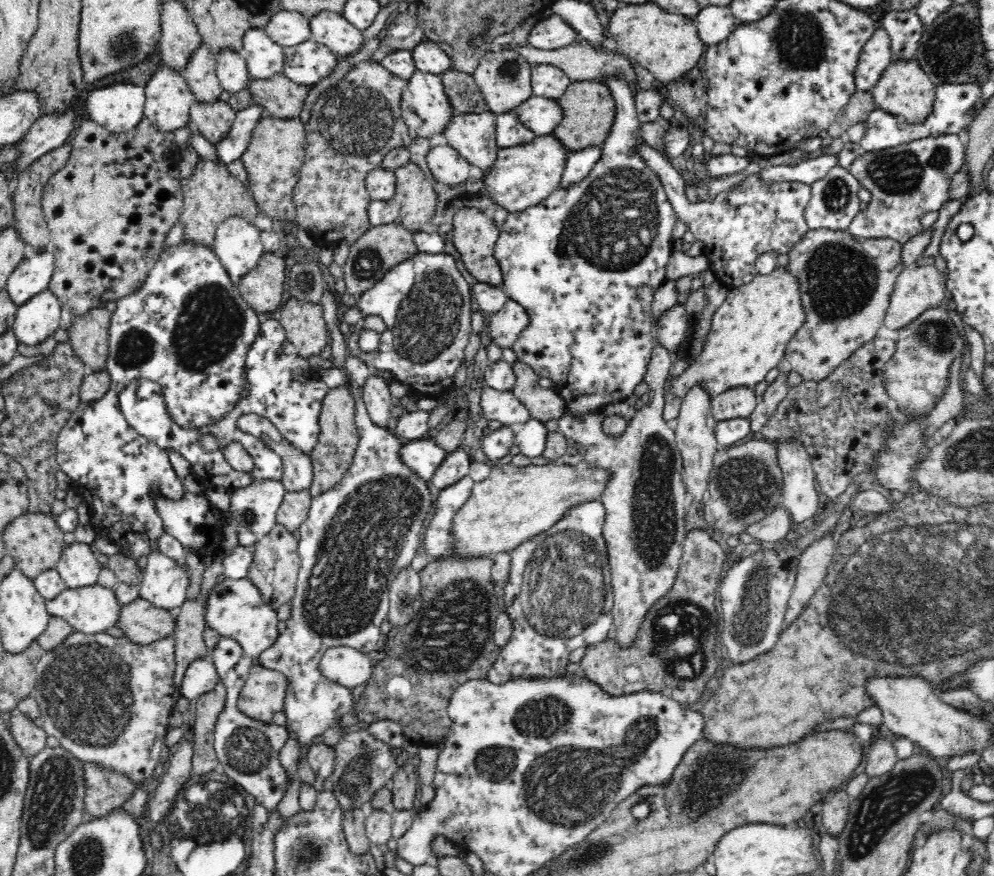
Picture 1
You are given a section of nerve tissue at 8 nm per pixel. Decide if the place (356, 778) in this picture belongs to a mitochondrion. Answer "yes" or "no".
yes

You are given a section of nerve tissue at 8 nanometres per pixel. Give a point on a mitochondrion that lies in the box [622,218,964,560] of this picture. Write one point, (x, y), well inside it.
(841, 279)

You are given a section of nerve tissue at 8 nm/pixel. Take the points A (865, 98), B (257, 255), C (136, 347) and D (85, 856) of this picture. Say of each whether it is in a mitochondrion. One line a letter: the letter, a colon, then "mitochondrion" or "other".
A: other
B: other
C: mitochondrion
D: mitochondrion

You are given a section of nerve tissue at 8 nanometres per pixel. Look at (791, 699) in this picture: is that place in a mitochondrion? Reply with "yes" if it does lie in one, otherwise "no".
no

